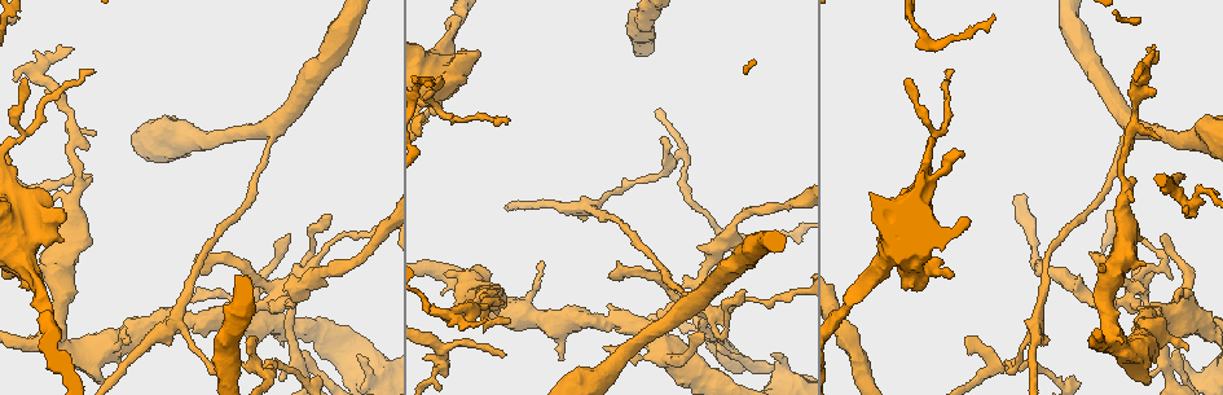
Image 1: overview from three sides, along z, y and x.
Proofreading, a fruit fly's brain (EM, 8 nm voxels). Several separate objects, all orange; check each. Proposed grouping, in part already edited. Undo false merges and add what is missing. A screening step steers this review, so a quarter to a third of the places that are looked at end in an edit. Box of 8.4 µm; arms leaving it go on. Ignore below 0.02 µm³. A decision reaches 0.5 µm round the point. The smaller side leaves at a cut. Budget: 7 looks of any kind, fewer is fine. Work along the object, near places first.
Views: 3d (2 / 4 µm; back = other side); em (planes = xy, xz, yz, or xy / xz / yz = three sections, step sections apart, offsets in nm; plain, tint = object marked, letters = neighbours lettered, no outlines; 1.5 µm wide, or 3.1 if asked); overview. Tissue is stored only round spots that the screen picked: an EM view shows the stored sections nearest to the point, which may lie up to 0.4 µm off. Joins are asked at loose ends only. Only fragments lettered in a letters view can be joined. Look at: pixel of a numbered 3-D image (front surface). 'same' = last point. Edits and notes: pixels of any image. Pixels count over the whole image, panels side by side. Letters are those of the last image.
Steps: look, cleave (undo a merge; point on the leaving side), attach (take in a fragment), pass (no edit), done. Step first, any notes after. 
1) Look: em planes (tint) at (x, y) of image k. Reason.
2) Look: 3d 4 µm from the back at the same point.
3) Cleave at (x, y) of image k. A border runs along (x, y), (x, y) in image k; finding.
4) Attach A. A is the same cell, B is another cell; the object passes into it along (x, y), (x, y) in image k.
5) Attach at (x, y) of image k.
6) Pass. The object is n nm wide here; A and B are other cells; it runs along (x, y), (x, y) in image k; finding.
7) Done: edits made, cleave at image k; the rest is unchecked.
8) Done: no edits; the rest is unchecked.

Look: em planes (tint) at (914, 289) of image 1.

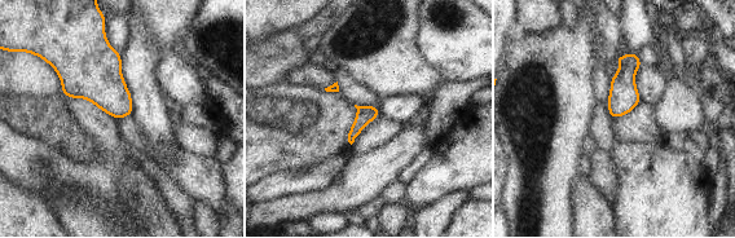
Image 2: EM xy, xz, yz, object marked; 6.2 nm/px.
Look: em planes (letters) at the same point. See the neighbours.

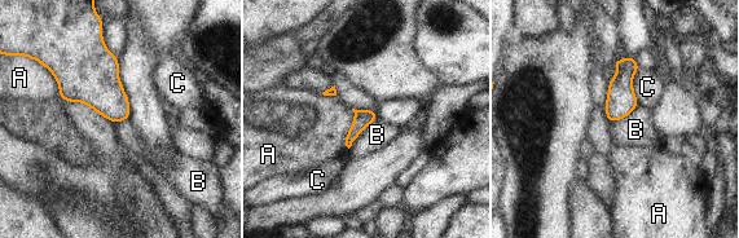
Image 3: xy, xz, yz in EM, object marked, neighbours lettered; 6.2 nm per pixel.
Pass. The longest contact is with A, 380 nm; A, B and C are other cells; no lettered fragment goes on from it.

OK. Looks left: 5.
Look: em xy step 4 (letters) at (505, 123) of image 1. Free end.

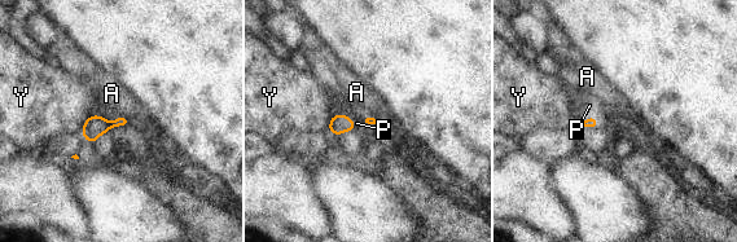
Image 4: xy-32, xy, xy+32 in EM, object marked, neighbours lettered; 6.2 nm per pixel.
Attach P. P is the same cell, A and Y are other cells; the object passes into it along (591, 122), (591, 117), (589, 105) in image 4; the neuron continues.

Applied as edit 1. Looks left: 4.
Look: overview. Redraw.

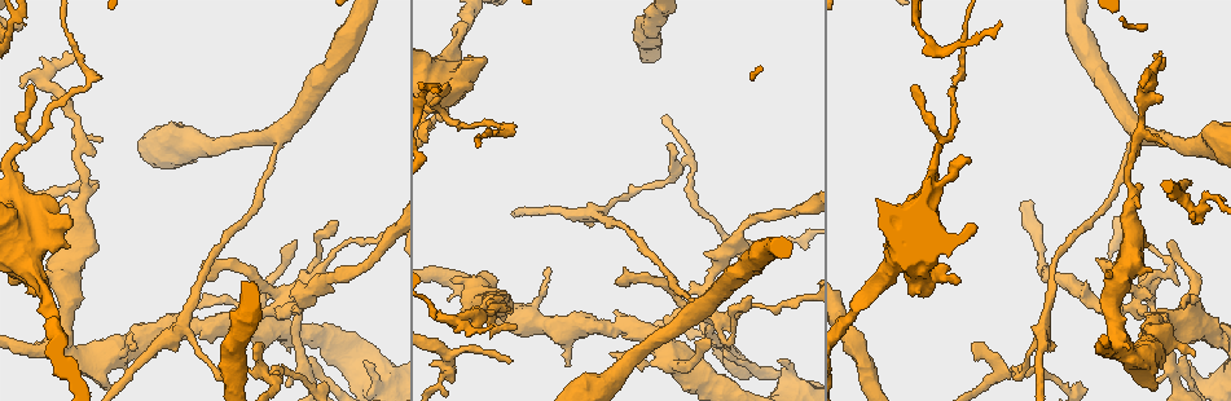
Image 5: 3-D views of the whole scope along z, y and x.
Look: 3d 4 µm at (157, 354) of image 5. Thick end.

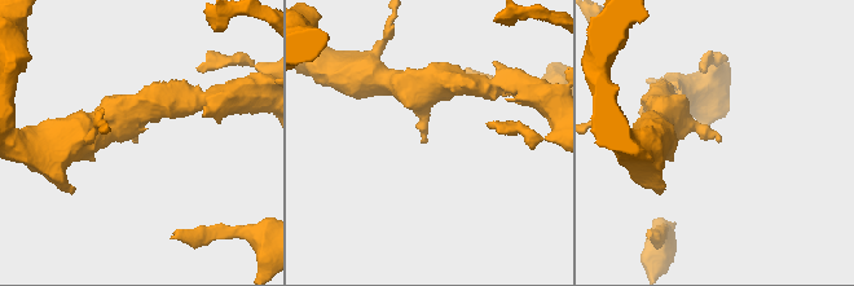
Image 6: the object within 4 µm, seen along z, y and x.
Look: em xz step 4 (tint) at (422, 142) of image 6.

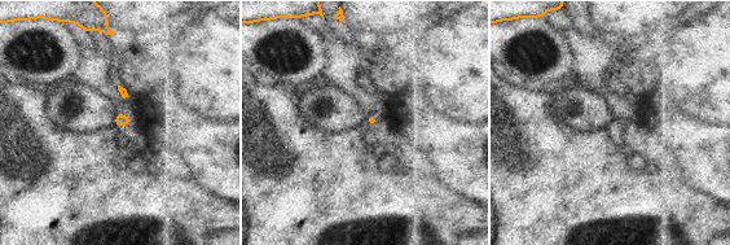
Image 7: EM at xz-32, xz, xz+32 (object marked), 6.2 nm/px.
Look: em planes (letters) at the same point. Cut it another way.

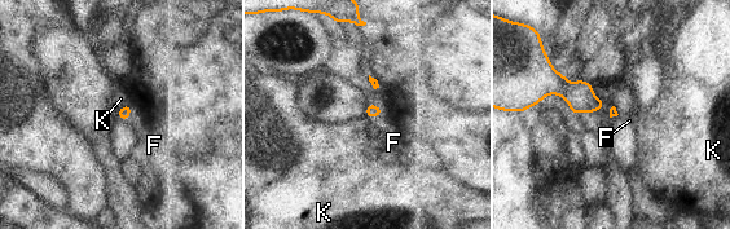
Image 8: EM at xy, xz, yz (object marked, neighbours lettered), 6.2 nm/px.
Attach F. F is the same cell, K is another cell; the object passes into it along (124, 113), (127, 118), (154, 145) in image 8; it goes on there.

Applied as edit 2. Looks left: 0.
Done: edits made, attach at image 4, attach at image 8; the rest is unchecked.

